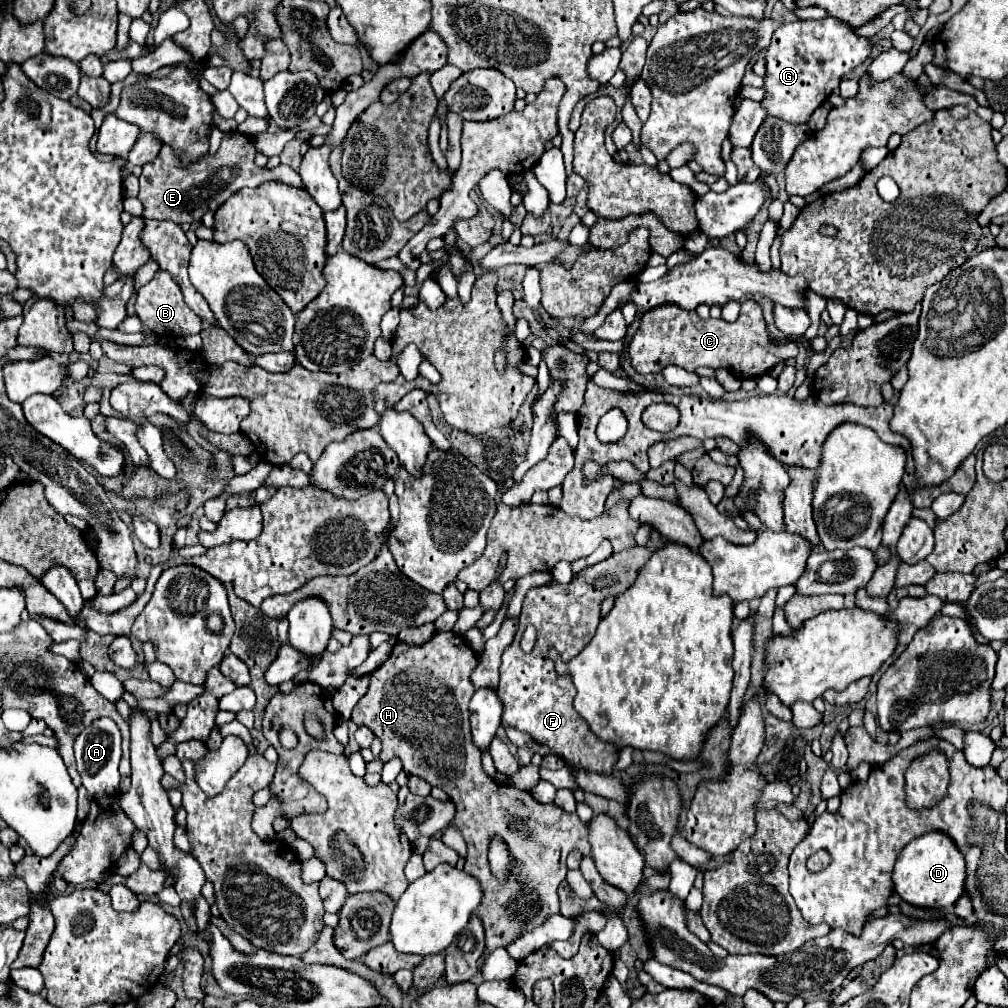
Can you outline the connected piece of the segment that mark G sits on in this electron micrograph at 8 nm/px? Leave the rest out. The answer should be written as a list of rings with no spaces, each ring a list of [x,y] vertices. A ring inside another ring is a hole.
[[[832,16],[822,20],[796,20],[780,26],[766,50],[766,98],[762,106],[770,116],[784,118],[792,124],[806,124],[812,112],[838,88],[840,78],[860,66],[870,50],[872,44],[868,38],[858,38],[846,22]]]

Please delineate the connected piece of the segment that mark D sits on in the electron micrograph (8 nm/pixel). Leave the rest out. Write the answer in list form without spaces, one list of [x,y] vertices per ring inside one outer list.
[[[928,832],[912,842],[908,842],[892,870],[894,892],[908,904],[918,908],[950,908],[964,894],[966,864],[962,854],[954,848],[954,842],[940,832]]]

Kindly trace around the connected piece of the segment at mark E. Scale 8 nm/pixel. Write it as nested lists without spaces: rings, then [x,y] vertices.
[[[228,132],[222,138],[220,150],[216,156],[204,156],[200,162],[194,162],[188,168],[182,168],[180,162],[176,162],[176,156],[168,146],[160,150],[154,162],[142,168],[140,176],[140,194],[138,200],[144,204],[144,218],[156,218],[156,220],[170,220],[176,224],[194,224],[200,222],[206,212],[216,212],[234,192],[238,192],[244,186],[256,188],[268,180],[278,180],[284,184],[290,184],[294,188],[304,188],[300,174],[294,172],[290,166],[280,164],[278,168],[264,170],[254,164],[256,148],[250,142],[248,136],[238,132]]]

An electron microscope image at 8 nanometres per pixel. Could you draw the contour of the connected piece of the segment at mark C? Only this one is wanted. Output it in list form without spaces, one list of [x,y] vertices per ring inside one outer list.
[[[746,300],[742,304],[740,316],[732,324],[724,322],[722,318],[702,320],[694,312],[676,310],[676,306],[660,306],[642,316],[640,328],[636,330],[628,350],[634,370],[640,374],[662,372],[666,366],[676,364],[690,372],[700,366],[726,368],[738,378],[758,378],[766,374],[774,364],[798,356],[796,342],[788,342],[782,348],[770,344],[770,336],[762,318],[762,308],[754,300]]]

